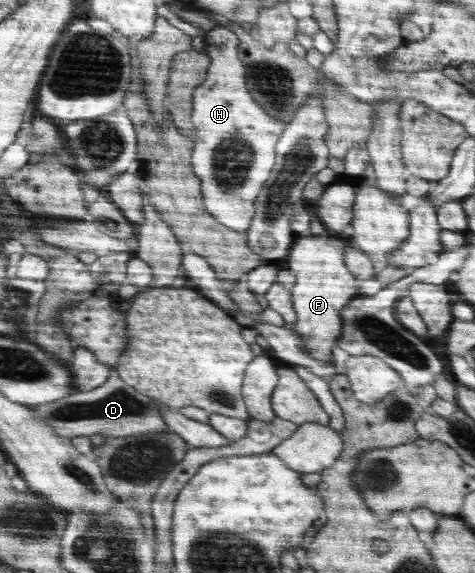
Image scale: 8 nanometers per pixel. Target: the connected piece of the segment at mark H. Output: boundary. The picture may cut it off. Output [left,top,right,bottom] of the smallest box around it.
[191,24,286,233]

